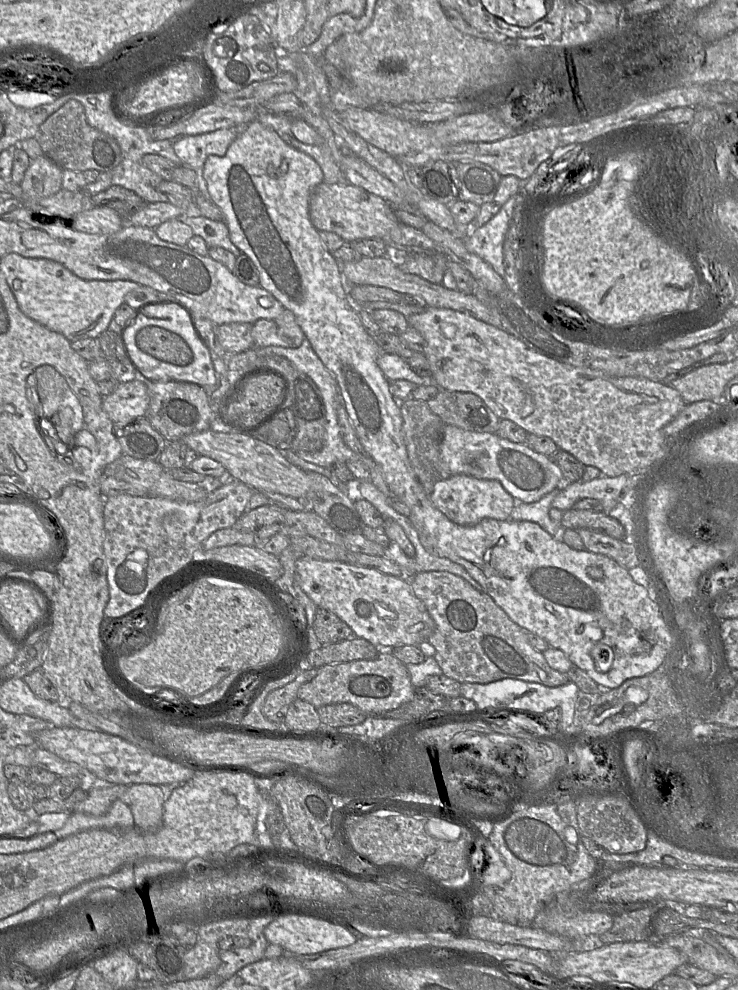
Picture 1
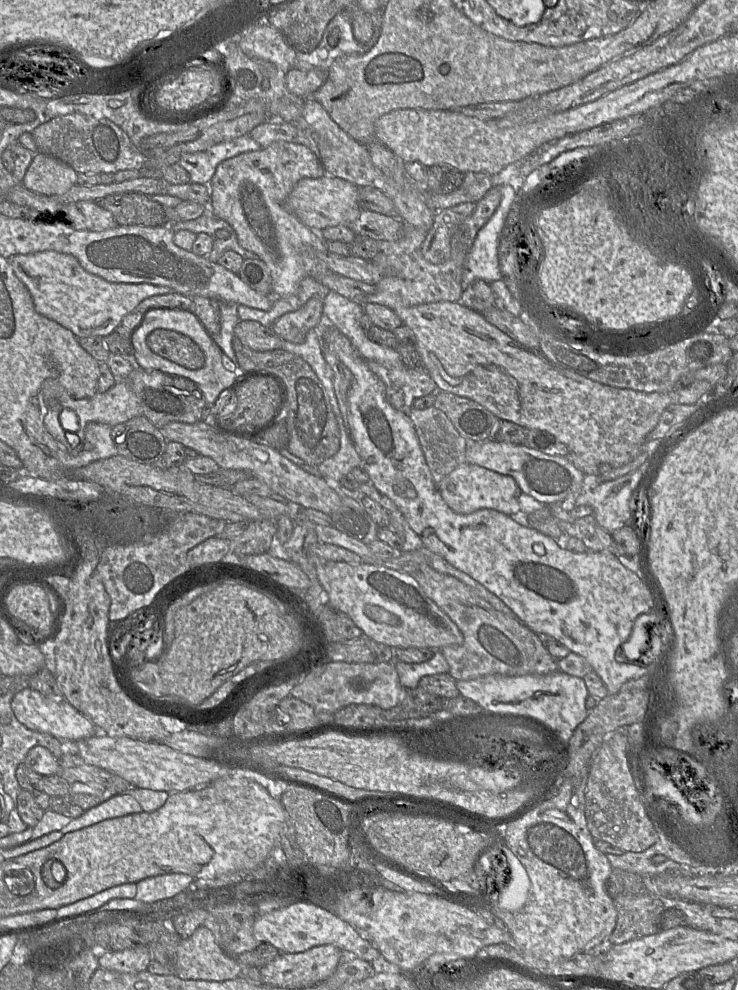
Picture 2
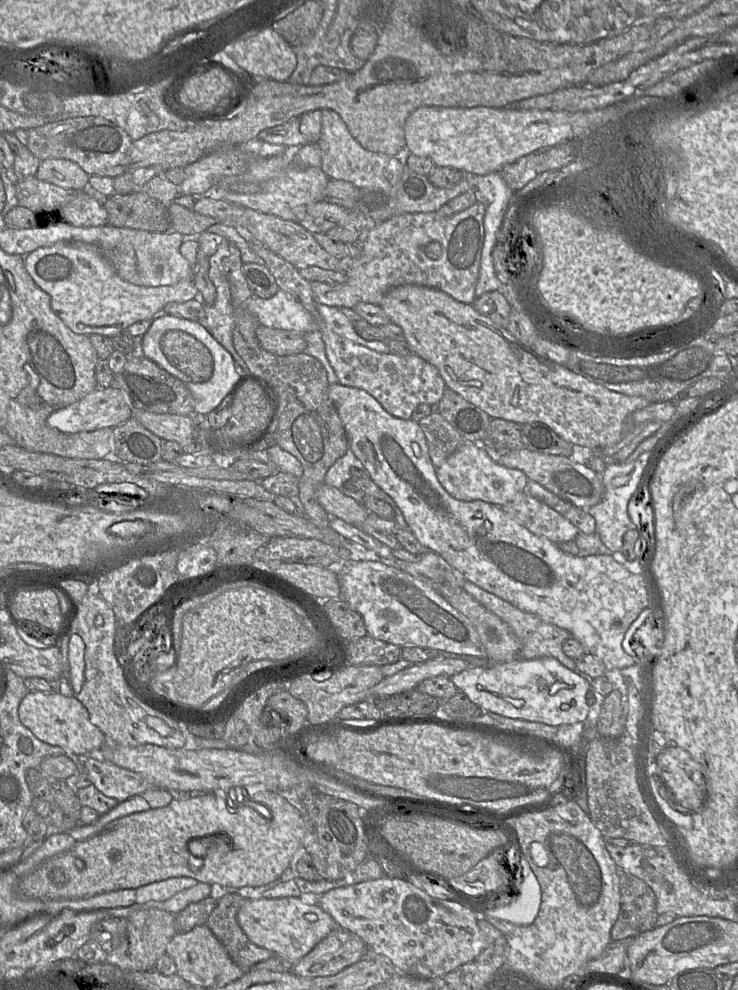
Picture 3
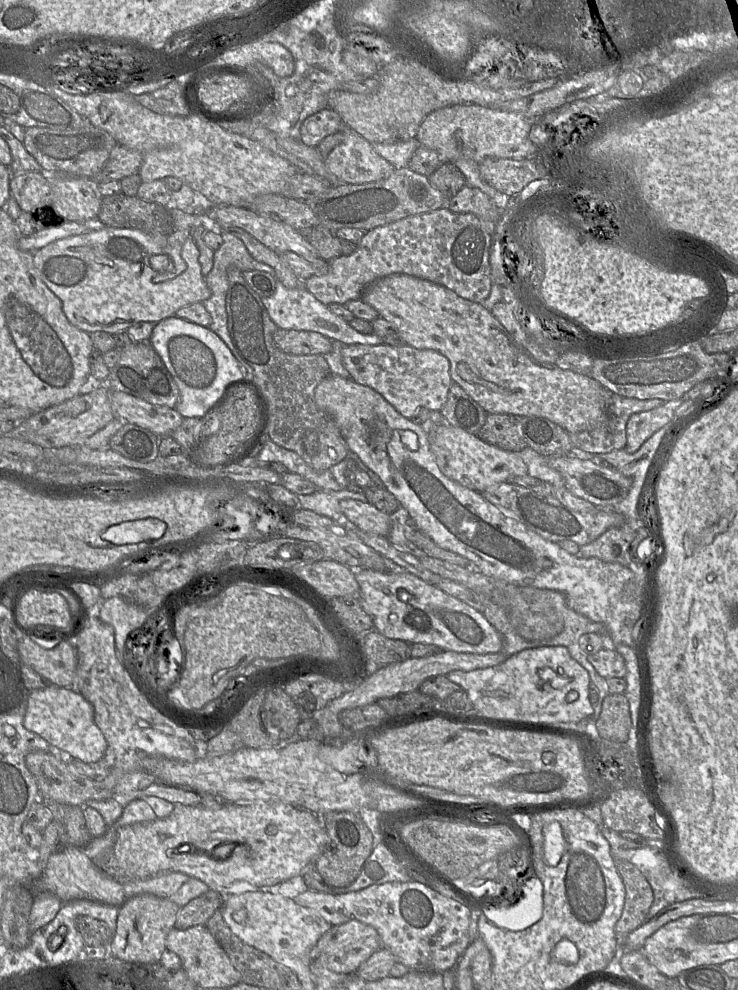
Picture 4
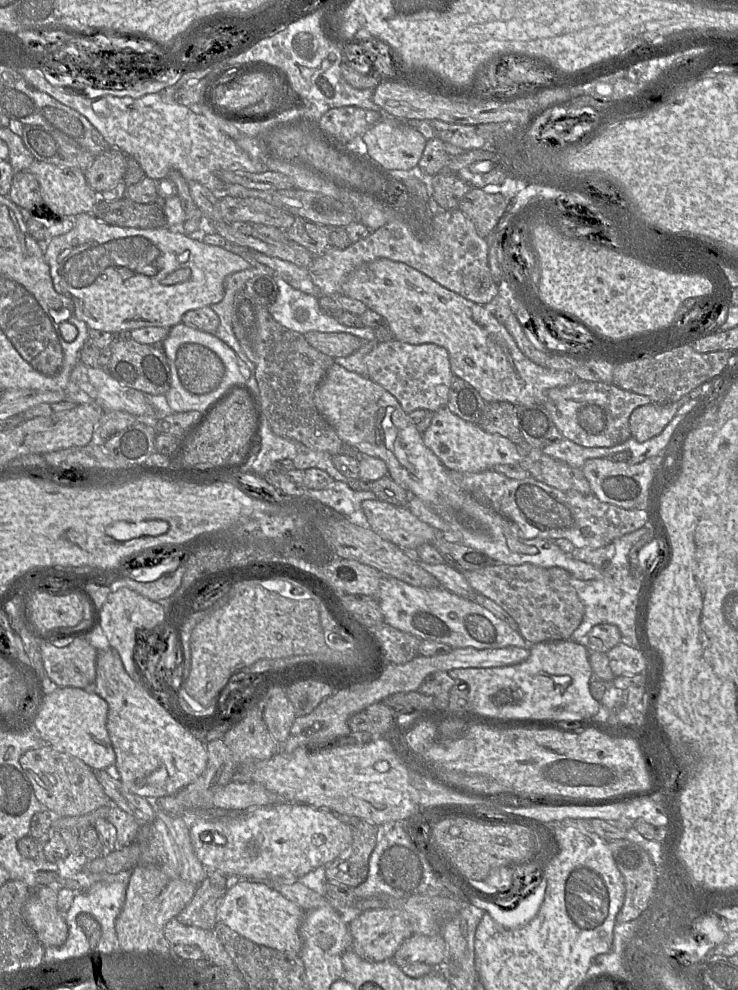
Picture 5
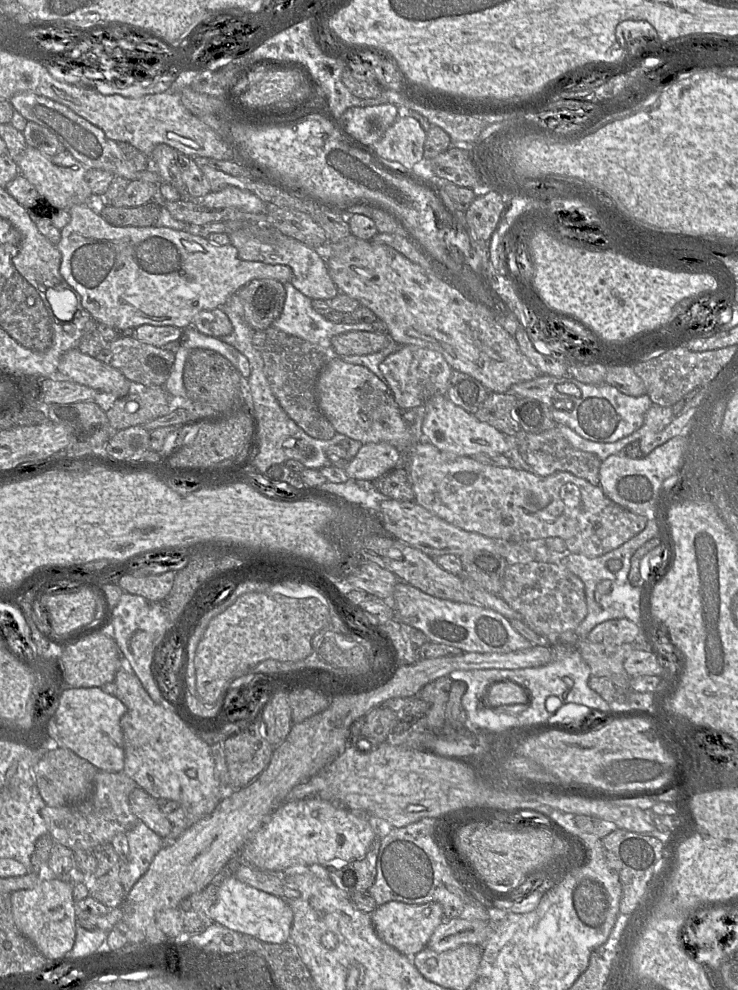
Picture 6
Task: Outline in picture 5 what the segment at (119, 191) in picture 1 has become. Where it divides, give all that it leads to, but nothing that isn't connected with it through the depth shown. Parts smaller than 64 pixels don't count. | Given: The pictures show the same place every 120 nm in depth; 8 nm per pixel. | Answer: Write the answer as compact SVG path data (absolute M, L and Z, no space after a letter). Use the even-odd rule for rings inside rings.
M97 192L97 203L92 214L109 225L156 229L167 226L164 202L165 199L161 197L149 204L136 203L126 197L107 201L103 198L102 192Z

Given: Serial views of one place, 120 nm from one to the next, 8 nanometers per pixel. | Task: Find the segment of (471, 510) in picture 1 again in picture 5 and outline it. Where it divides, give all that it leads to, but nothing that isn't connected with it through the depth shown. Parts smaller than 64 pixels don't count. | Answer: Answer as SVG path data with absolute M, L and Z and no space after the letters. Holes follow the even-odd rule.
M447 406L434 411L432 422L423 434L423 440L448 470L477 473L493 469L498 464L520 465L520 455L515 443L499 434L485 432L477 423L461 419Z

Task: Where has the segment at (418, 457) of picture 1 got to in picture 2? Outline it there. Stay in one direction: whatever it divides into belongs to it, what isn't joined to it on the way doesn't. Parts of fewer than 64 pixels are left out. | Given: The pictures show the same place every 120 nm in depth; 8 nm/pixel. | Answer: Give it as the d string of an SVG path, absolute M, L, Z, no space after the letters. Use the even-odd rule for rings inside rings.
M435 406L423 410L412 408L409 417L414 425L432 479L438 485L455 468L466 462L467 440L460 435L447 415Z

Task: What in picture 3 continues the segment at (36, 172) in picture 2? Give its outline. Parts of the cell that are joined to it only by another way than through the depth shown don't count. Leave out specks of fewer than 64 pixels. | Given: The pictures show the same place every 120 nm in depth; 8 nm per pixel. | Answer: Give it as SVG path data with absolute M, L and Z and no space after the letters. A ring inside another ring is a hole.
M53 158L40 162L35 177L64 189L83 191L88 189L90 176L70 160Z

